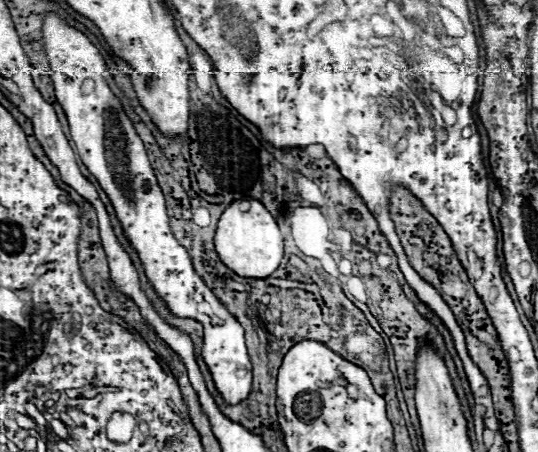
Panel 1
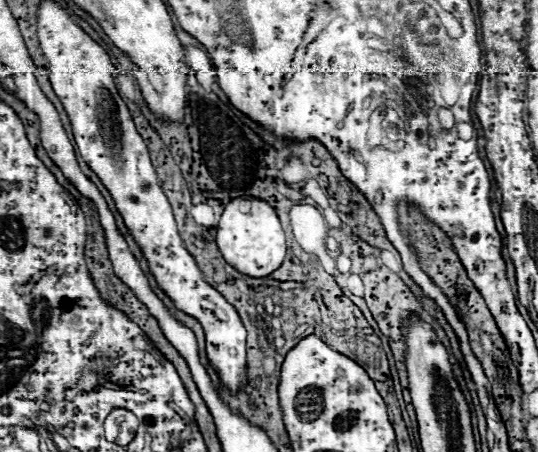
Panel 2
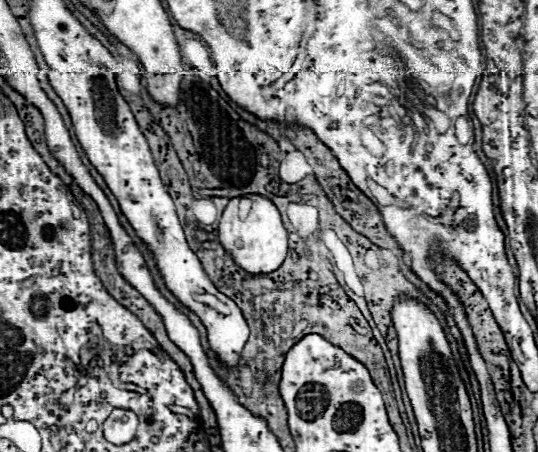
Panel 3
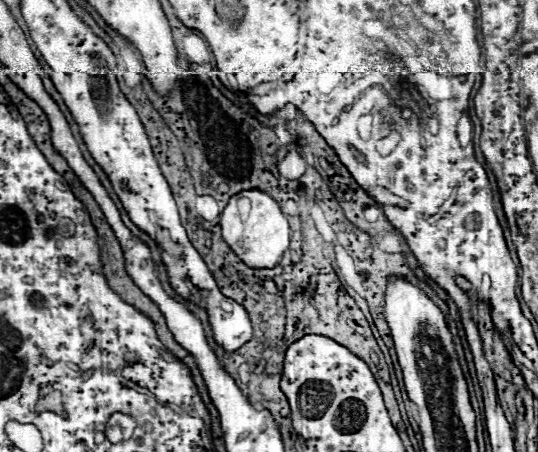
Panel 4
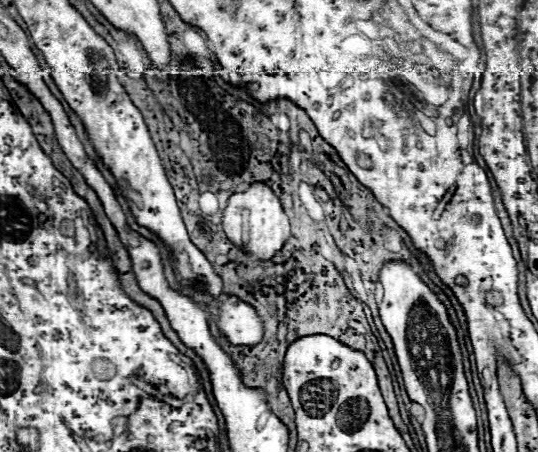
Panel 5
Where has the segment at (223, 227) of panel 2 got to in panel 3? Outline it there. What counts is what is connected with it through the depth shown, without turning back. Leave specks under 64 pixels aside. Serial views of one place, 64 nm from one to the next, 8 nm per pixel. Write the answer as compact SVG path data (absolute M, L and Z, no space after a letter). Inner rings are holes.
M248 194L244 196L250 200L250 210L242 218L242 196L232 198L220 218L218 238L224 246L224 250L236 260L240 268L254 274L274 272L280 268L280 264L286 258L288 252L288 232L282 224L278 208L272 204L272 200L260 196L260 194Z

